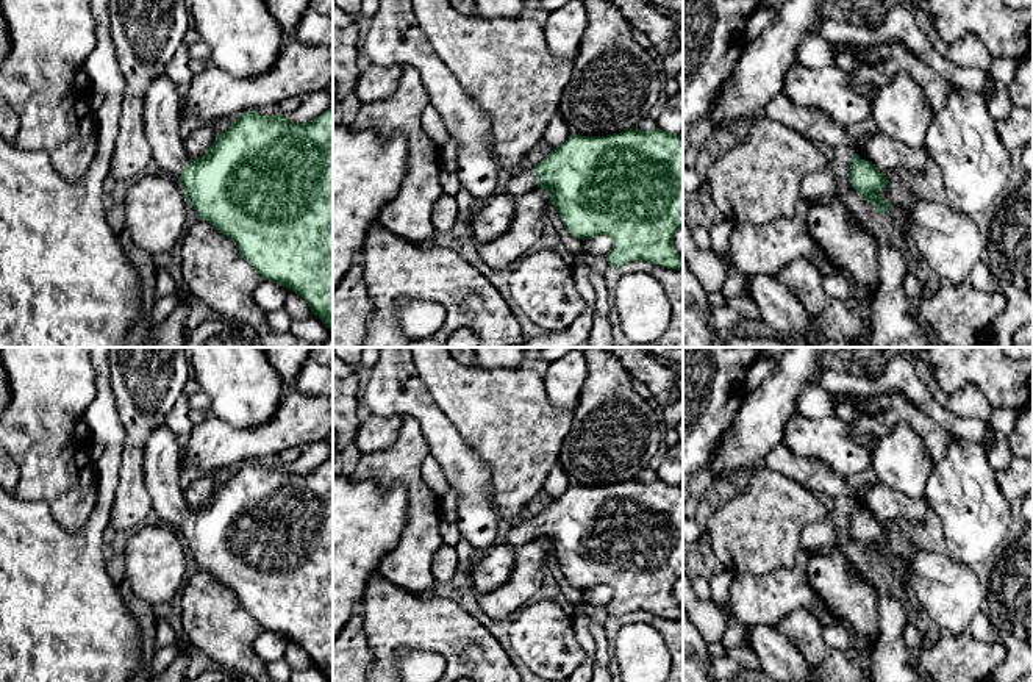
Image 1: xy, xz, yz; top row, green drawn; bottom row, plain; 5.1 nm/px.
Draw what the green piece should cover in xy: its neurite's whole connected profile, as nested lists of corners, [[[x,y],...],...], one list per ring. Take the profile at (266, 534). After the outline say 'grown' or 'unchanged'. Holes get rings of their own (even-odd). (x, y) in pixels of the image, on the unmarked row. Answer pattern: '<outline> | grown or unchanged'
[[[164,424],[155,427],[147,438],[144,447],[144,479],[152,497],[152,512],[156,513],[159,522],[180,532],[184,547],[194,557],[197,568],[209,573],[219,583],[230,588],[242,608],[255,618],[263,630],[278,634],[303,648],[313,665],[333,682],[333,457],[306,474],[288,471],[281,463],[275,466],[264,466],[256,461],[241,463],[239,469],[227,482],[217,483],[216,491],[203,507],[189,510],[180,485],[183,447],[184,441]]] | grown

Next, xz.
[[[638,477],[608,486],[572,485],[539,515],[513,522],[506,532],[513,547],[534,538],[549,543],[574,588],[584,591],[606,585],[613,590],[605,605],[609,616],[647,612],[683,621],[683,608],[674,598],[674,587],[683,577],[683,485],[661,479],[641,482]]] | grown

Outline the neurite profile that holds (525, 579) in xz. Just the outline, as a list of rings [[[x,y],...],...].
[[[542,538],[516,547],[516,563],[508,582],[478,596],[481,610],[495,621],[509,619],[541,588],[542,573],[550,555],[550,546]]]

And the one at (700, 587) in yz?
[[[705,574],[695,576],[692,580],[692,591],[695,598],[702,602],[710,601],[710,583]]]

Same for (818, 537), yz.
[[[830,518],[808,524],[802,532],[803,554],[822,554],[836,546],[836,529]]]

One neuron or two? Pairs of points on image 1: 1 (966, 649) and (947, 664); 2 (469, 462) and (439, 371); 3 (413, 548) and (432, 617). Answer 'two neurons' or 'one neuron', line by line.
1: one neuron
2: two neurons
3: two neurons

